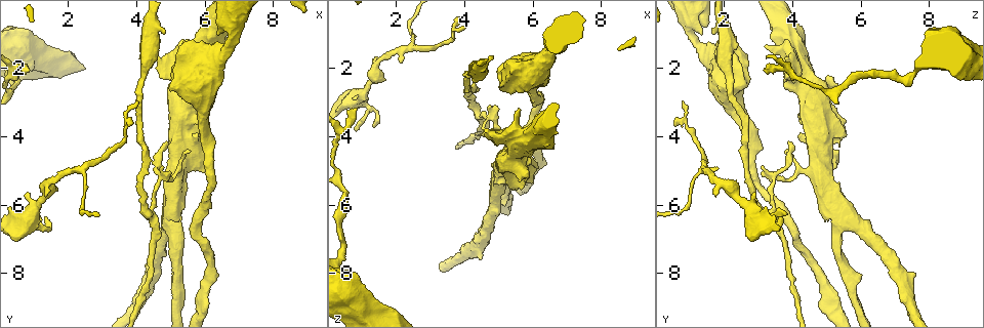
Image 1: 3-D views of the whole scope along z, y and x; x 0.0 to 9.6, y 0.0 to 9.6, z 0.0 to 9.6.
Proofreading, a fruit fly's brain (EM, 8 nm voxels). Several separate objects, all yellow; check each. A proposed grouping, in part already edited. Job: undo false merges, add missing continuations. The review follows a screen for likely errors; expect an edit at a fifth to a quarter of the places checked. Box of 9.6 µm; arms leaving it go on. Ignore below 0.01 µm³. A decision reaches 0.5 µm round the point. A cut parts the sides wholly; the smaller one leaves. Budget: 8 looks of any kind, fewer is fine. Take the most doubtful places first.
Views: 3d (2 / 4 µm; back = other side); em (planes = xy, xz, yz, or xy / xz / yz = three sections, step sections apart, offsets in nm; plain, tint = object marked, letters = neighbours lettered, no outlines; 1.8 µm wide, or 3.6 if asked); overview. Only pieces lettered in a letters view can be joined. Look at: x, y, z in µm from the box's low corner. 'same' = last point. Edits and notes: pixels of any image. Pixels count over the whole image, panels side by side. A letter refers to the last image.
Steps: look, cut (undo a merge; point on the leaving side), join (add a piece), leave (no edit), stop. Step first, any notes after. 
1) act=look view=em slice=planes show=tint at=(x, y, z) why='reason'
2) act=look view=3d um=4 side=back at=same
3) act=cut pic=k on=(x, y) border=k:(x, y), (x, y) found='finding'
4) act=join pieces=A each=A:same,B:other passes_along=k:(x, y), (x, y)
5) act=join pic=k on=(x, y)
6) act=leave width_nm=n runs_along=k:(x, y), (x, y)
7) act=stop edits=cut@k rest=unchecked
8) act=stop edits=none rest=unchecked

act=look view=em slice=planes show=letters at=(0.85, 2.05, 3.15) why='an open end'

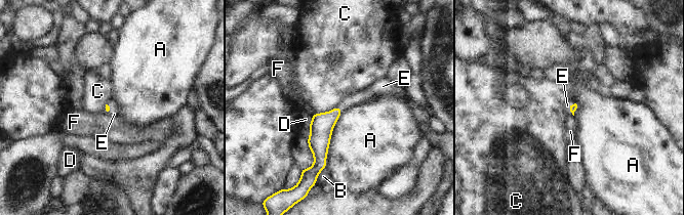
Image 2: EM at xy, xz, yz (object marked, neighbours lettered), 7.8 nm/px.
act=join pic=2 on=(362, 95) each=A:other,B:other,C:other,D:other,E:same,F:other passes_along=2:(321, 127), (338, 108), (362, 95) found='it goes on there'

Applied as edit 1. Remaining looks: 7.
act=look view=overview

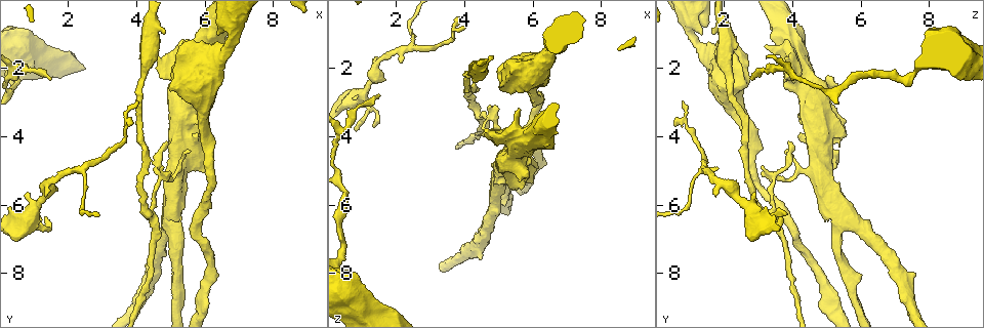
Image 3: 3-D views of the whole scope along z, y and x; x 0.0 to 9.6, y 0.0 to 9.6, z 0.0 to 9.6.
act=look view=3d um=4 at=(1.00, 6.55, 3.00) why='a fork'

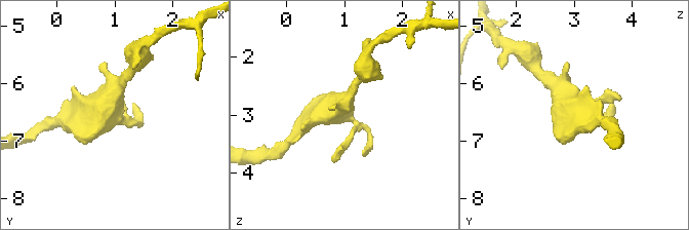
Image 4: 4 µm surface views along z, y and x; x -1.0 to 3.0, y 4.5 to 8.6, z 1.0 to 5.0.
act=look view=em um=3.6 slice=planes show=letters at=(0.95, 6.60, 3.00) why='shape alone is not enough'

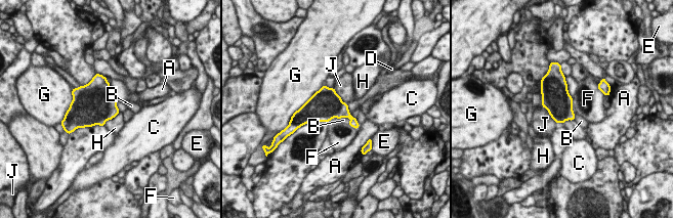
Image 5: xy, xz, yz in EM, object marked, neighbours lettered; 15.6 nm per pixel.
act=leave width_nm=420 each=A:other,B:other,C:other,D:other,E:other,F:other,G:other,H:other,J:other border=5:(346, 103), (350, 115) found='continuous, no second neuron'

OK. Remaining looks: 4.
act=look view=em slice=xy step=4 show=letters at=(4.80, 1.00, 1.70) why='stops while still wide'

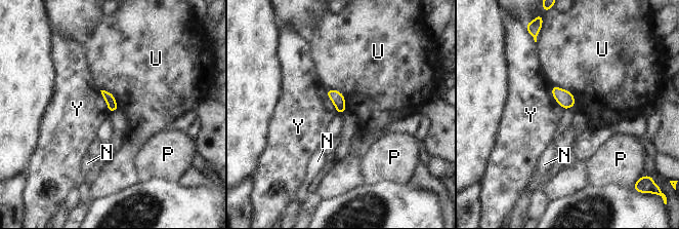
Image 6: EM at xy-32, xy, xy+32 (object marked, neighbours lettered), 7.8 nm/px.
act=look view=em slice=planes show=letters at=same

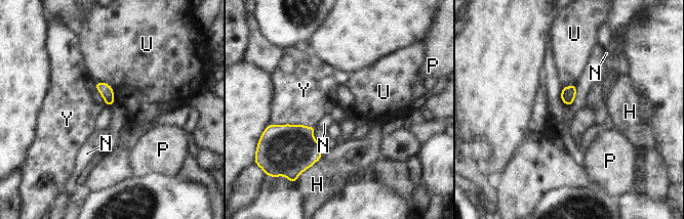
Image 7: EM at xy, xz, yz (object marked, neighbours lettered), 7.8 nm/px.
act=leave each=H:other,N:other,P:other,U:other,Y:other border=7:(271, 124), (303, 124), (315, 127) found='no lettered piece goes on from it'

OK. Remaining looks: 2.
act=stop edits=join@2 rest=unchecked

